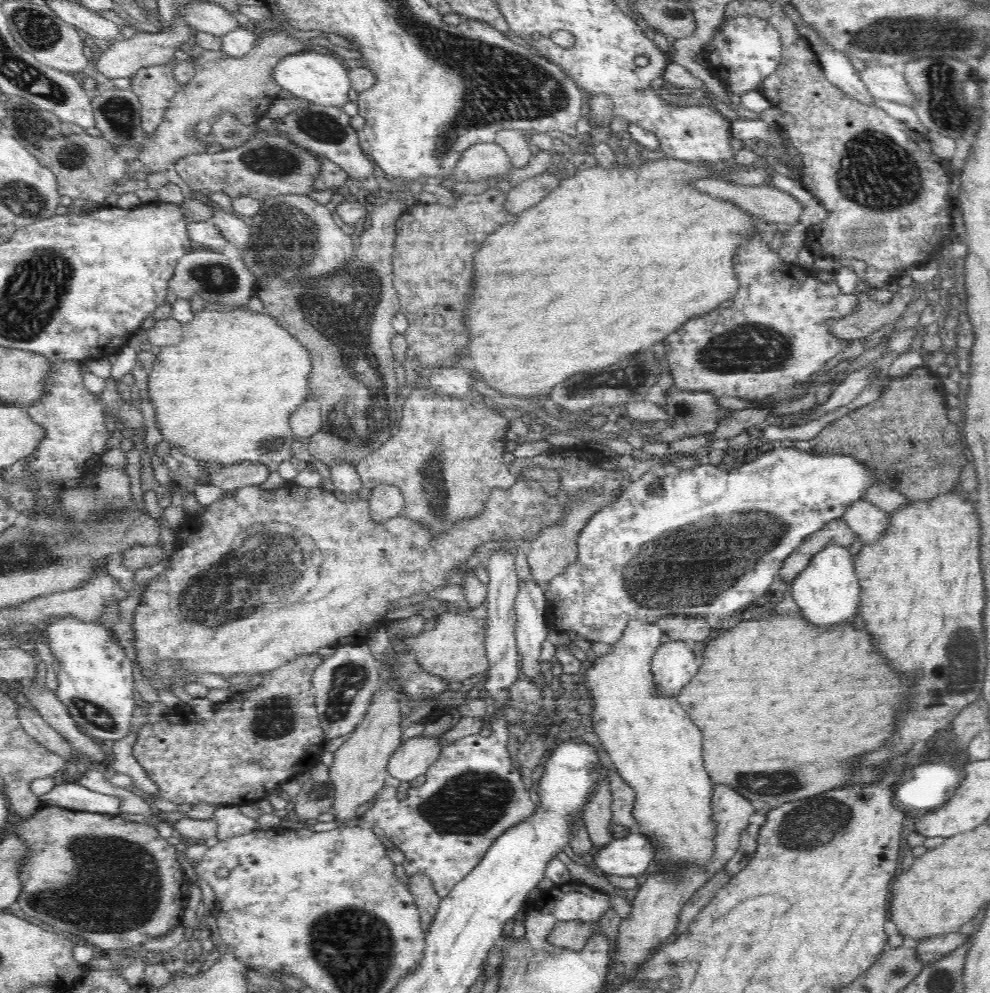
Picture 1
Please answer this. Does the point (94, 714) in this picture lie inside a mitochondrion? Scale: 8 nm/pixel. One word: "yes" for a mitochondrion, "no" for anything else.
yes

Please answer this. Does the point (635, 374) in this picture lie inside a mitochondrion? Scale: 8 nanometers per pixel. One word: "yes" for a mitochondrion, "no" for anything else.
yes

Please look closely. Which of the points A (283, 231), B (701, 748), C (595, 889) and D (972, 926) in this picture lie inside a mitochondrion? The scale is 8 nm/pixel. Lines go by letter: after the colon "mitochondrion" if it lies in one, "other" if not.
A: mitochondrion
B: other
C: other
D: other

